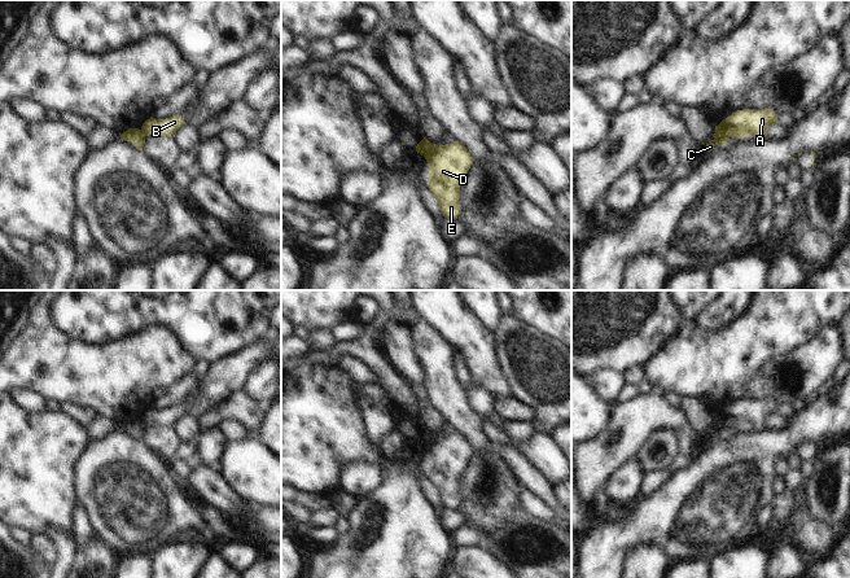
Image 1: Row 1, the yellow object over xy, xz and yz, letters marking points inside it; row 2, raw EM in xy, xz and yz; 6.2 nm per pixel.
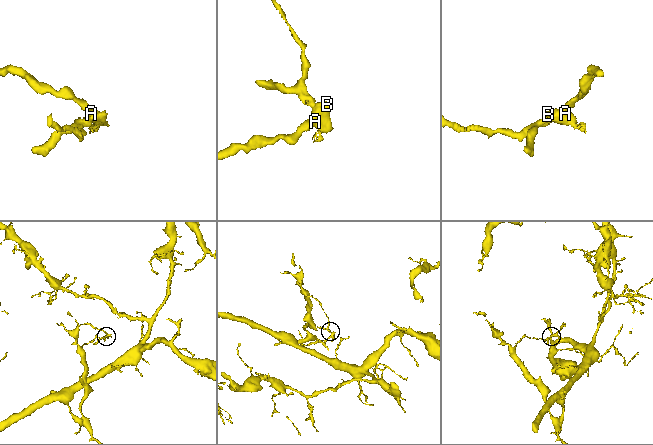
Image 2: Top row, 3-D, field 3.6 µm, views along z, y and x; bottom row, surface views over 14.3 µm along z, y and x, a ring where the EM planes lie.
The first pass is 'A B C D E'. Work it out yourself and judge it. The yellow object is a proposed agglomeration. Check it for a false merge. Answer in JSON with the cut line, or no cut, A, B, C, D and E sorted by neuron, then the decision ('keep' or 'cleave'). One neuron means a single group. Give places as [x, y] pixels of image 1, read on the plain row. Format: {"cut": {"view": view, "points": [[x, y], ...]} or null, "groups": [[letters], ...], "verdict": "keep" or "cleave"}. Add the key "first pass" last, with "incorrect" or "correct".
{"cut": {"view": "xz", "points": [[434, 434], [424, 446]]}, "groups": [["A", "B", "D", "E"], ["C"]], "verdict": "cleave", "first pass": "incorrect"}

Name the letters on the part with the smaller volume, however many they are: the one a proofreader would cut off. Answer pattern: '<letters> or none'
A, B, D, E

